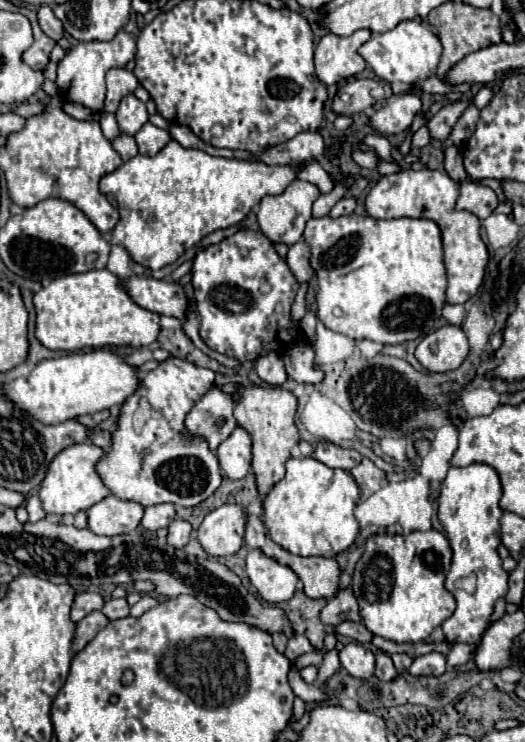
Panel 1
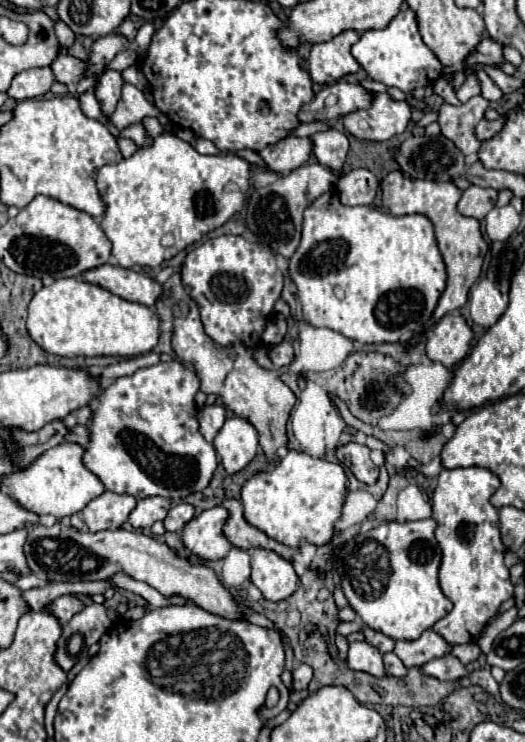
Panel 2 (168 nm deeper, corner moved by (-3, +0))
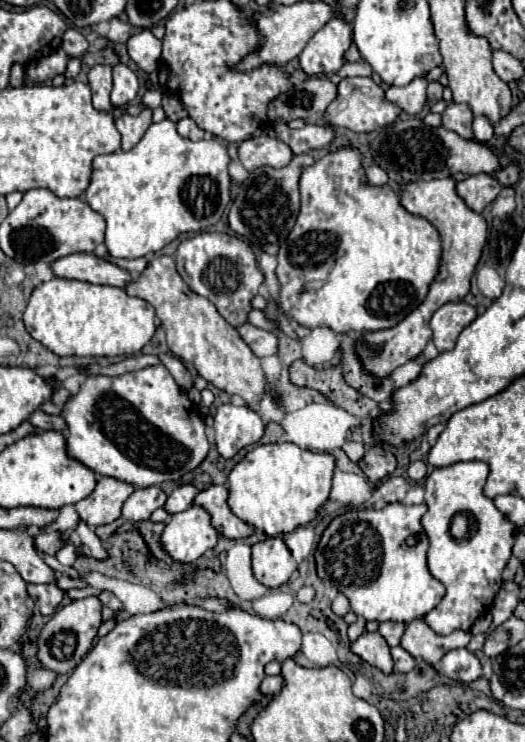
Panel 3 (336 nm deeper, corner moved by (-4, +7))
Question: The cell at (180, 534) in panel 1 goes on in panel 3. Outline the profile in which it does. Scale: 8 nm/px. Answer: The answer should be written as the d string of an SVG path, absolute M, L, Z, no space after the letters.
M182 485L178 489L174 489L164 505L164 509L170 513L170 515L176 515L180 511L186 511L190 505L192 505L192 499L198 495L196 487L194 485Z

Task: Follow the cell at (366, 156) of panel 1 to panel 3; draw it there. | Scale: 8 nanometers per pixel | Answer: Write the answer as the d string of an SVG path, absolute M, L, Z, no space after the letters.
M281 122L275 124L273 132L273 137L290 145L294 155L310 153L312 149L326 149L336 137L334 127L330 125L306 125L302 129L291 129L287 123Z

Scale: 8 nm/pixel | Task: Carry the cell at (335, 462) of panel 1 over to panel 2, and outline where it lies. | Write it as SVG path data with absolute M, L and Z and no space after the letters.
M349 442L341 448L337 448L335 458L337 458L337 462L345 464L357 480L361 480L365 484L375 484L379 478L379 468L371 462L369 452L371 450L367 446L361 446L357 442Z

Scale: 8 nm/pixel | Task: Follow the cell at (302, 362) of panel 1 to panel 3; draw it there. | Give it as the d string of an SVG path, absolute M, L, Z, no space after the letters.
M250 323L238 327L238 333L258 357L268 357L268 355L278 353L278 337L274 333L258 329L258 327L250 325Z

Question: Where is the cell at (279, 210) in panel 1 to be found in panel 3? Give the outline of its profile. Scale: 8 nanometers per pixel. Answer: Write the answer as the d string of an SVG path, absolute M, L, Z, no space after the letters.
M296 155L290 165L282 169L272 169L272 167L260 167L250 173L250 177L240 185L238 197L230 205L228 213L228 223L230 229L248 239L248 243L254 249L264 249L270 255L278 255L280 243L290 235L296 215L300 213L300 191L298 191L298 181L300 175L306 167L314 163L312 155Z

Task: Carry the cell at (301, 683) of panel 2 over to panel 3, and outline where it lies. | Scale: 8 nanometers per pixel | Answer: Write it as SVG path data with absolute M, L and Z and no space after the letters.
M276 675L276 677L266 677L266 679L262 681L260 691L262 691L264 695L276 695L276 693L280 691L280 687L284 687L284 677L282 677L282 675Z

